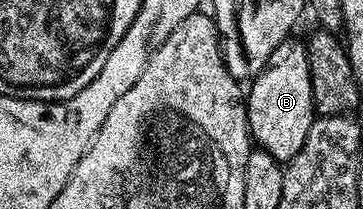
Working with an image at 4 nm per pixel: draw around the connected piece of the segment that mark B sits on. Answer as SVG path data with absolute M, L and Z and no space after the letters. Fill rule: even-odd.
M287 39L282 41L280 47L276 47L276 51L272 51L266 66L259 73L253 74L251 81L254 82L251 83L250 89L248 85L248 92L244 97L246 118L248 119L248 127L250 128L253 144L257 148L268 151L268 155L272 155L277 161L283 163L290 162L300 151L300 147L304 147L304 139L308 139L308 131L316 119L306 46L301 40L294 40Z

